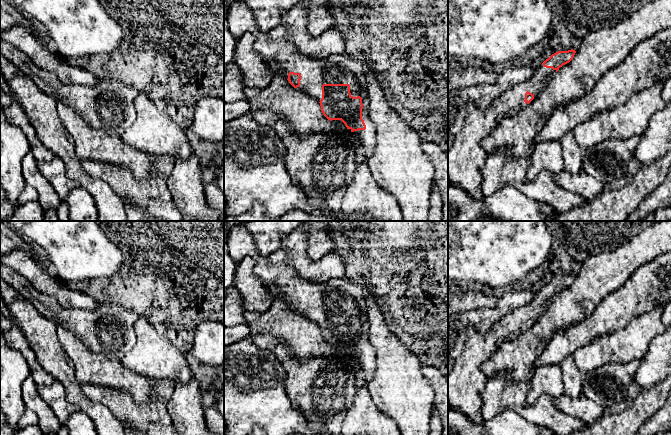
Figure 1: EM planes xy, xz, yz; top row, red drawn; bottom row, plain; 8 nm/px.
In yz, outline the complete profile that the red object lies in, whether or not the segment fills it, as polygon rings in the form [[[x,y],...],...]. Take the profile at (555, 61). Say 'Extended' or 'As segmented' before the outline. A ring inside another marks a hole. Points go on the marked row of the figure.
Extended. [[[558,51],[552,54],[542,64],[534,69],[533,75],[526,81],[513,85],[492,101],[485,109],[480,109],[477,103],[468,103],[467,116],[462,129],[457,134],[452,146],[448,149],[448,182],[461,187],[474,200],[482,200],[480,189],[482,181],[481,169],[485,162],[486,154],[481,147],[481,142],[489,137],[497,125],[506,117],[514,116],[525,109],[551,81],[560,67],[569,63],[576,51]]]

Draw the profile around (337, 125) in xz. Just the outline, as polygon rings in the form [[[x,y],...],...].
[[[282,73],[274,74],[270,84],[264,88],[245,88],[249,114],[260,125],[274,127],[277,121],[283,121],[299,138],[326,131],[347,131],[341,120],[328,120],[321,111],[320,103],[308,93],[294,88]]]

